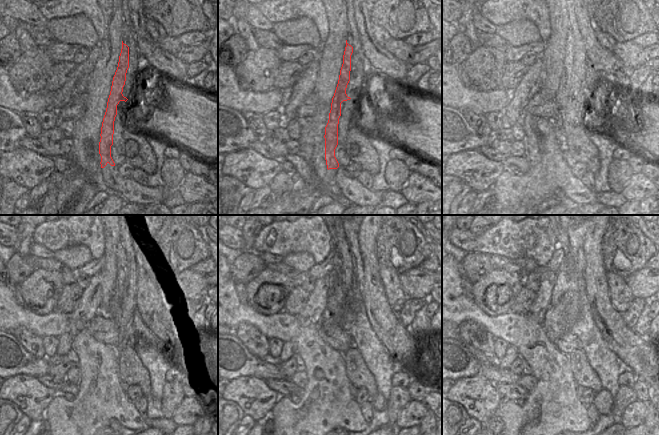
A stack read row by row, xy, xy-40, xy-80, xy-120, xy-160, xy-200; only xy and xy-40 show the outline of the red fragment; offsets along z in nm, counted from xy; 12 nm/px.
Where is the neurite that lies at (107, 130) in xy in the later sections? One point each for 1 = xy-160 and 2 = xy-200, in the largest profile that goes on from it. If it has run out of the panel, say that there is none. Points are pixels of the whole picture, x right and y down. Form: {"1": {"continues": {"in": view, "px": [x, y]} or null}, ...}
{"1": {"continues": {"in": "xy-160", "px": [341, 245]}}, "2": {"continues": {"in": "xy-200", "px": [561, 235]}}}

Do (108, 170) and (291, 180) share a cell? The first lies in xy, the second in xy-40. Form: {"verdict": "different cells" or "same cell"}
{"verdict": "different cells"}

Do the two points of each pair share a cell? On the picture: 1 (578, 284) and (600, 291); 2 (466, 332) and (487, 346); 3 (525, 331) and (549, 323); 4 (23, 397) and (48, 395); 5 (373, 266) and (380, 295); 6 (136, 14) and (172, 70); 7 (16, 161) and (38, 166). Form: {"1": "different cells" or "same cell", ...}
{"1": "different cells", "2": "same cell", "3": "different cells", "4": "same cell", "5": "same cell", "6": "same cell", "7": "same cell"}

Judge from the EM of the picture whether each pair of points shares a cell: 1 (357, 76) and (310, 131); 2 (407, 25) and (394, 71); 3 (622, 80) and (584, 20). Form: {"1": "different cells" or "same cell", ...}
{"1": "different cells", "2": "different cells", "3": "same cell"}

